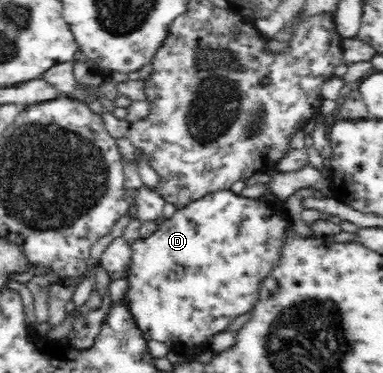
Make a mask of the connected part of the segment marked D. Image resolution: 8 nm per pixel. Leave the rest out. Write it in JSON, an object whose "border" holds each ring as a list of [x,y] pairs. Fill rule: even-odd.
{"border":[[[231,189],[211,191],[201,198],[187,203],[187,206],[177,208],[173,216],[165,219],[155,232],[149,234],[147,238],[139,237],[130,242],[132,253],[128,266],[123,274],[115,275],[115,277],[124,277],[125,282],[127,282],[127,292],[125,292],[122,302],[126,304],[128,314],[135,321],[137,328],[142,330],[146,336],[164,342],[171,350],[178,349],[183,352],[191,352],[194,348],[199,348],[203,344],[206,336],[227,330],[231,320],[247,312],[252,307],[257,297],[258,282],[270,271],[282,243],[282,234],[287,228],[290,227],[289,223],[285,221],[285,217],[281,214],[277,216],[277,212],[269,210],[267,203],[260,199],[249,199],[242,194],[235,194]]]}

